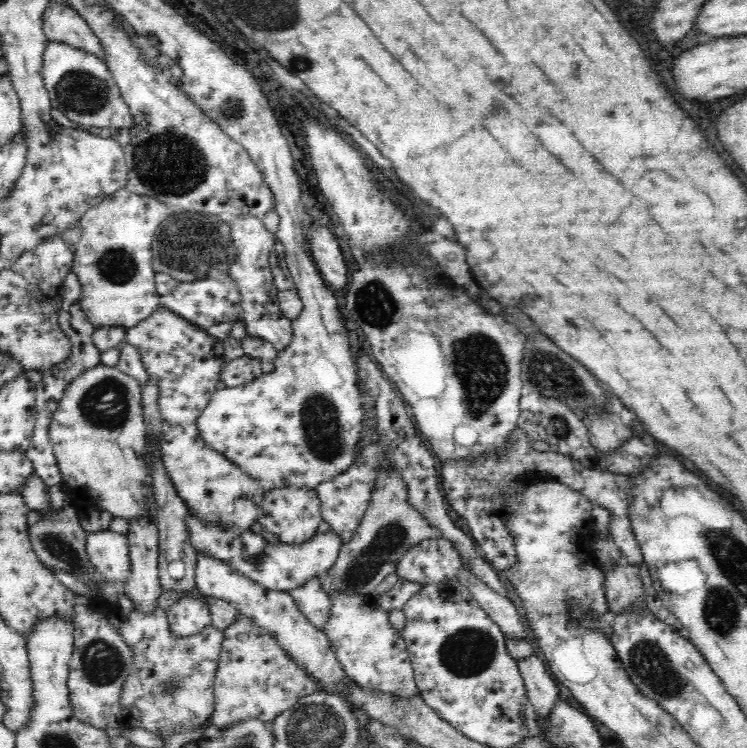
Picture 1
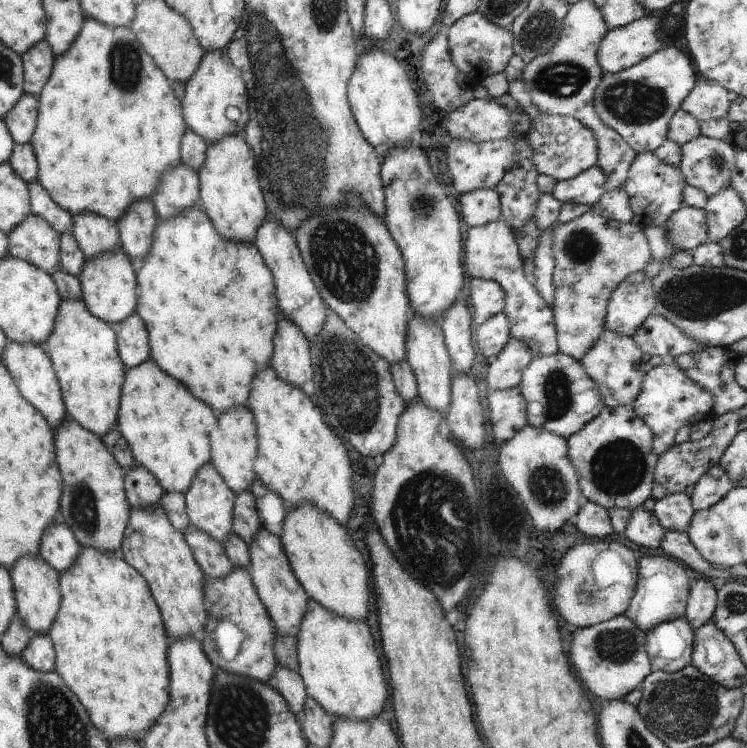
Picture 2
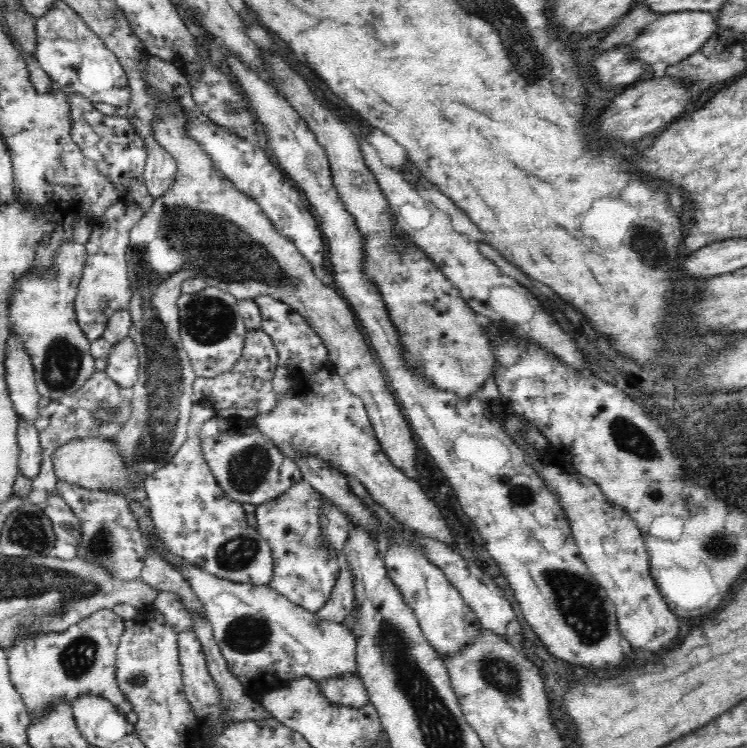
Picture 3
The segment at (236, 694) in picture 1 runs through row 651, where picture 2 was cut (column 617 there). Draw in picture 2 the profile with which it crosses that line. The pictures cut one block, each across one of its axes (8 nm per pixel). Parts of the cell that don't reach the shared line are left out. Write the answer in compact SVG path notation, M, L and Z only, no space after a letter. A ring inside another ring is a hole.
M592 212L554 227L551 236L555 261L552 276L555 300L550 308L554 318L557 348L560 353L580 361L605 330L605 317L612 292L624 278L643 271L652 259L651 249L639 222L621 224L616 220L607 220L594 215Z

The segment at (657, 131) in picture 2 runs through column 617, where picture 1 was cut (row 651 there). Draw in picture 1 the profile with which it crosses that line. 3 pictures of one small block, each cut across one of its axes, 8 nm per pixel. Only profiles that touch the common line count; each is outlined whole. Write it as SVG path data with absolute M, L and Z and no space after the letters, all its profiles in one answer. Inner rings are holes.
M74 593L74 618L72 618L74 644L68 668L67 685L74 716L97 729L121 726L121 692L124 682L136 664L132 647L124 642L120 633L98 612L90 612L90 597Z

